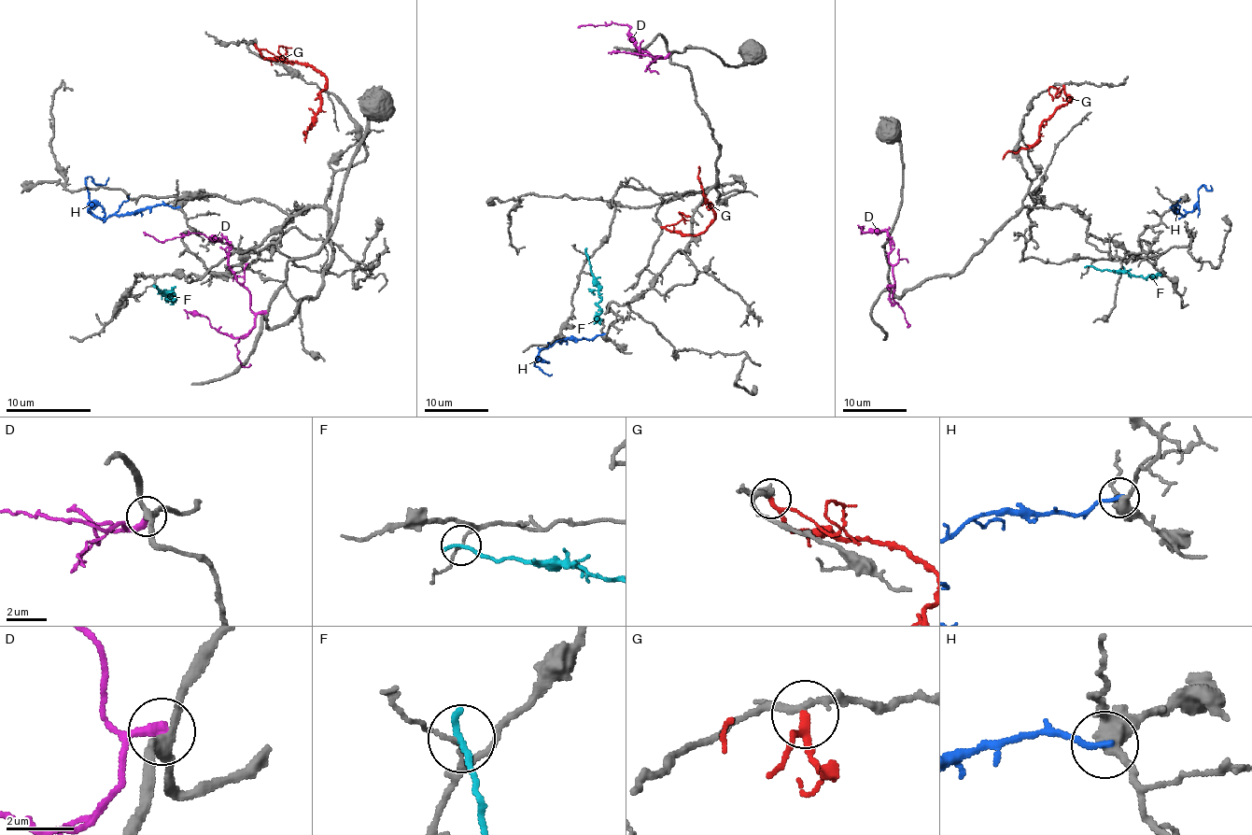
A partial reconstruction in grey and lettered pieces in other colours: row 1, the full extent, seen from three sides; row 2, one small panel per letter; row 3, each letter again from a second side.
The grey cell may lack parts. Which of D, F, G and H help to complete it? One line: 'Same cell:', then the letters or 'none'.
Same cell: none

